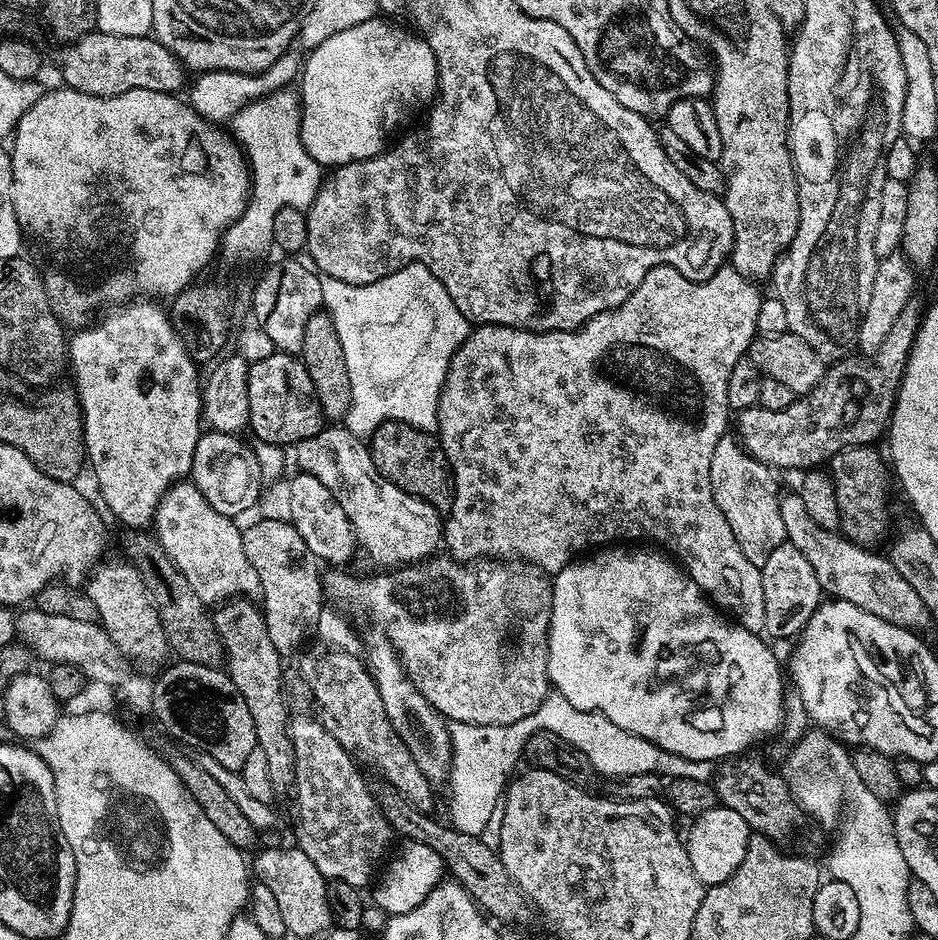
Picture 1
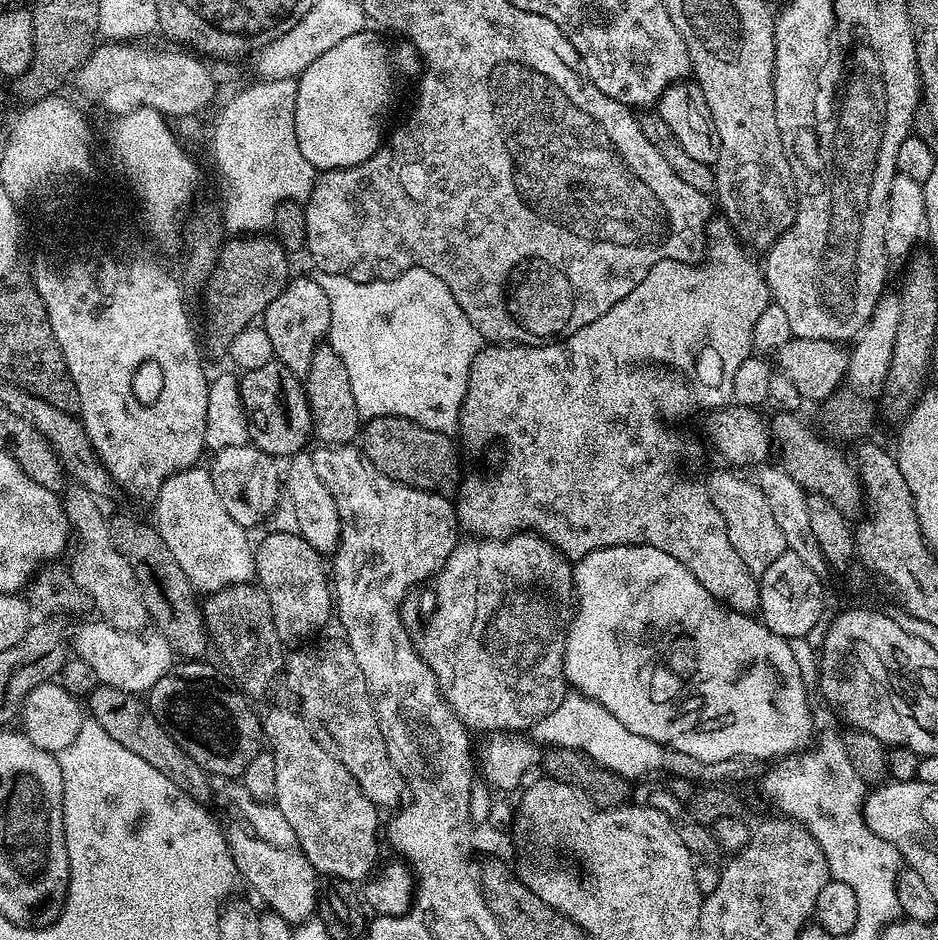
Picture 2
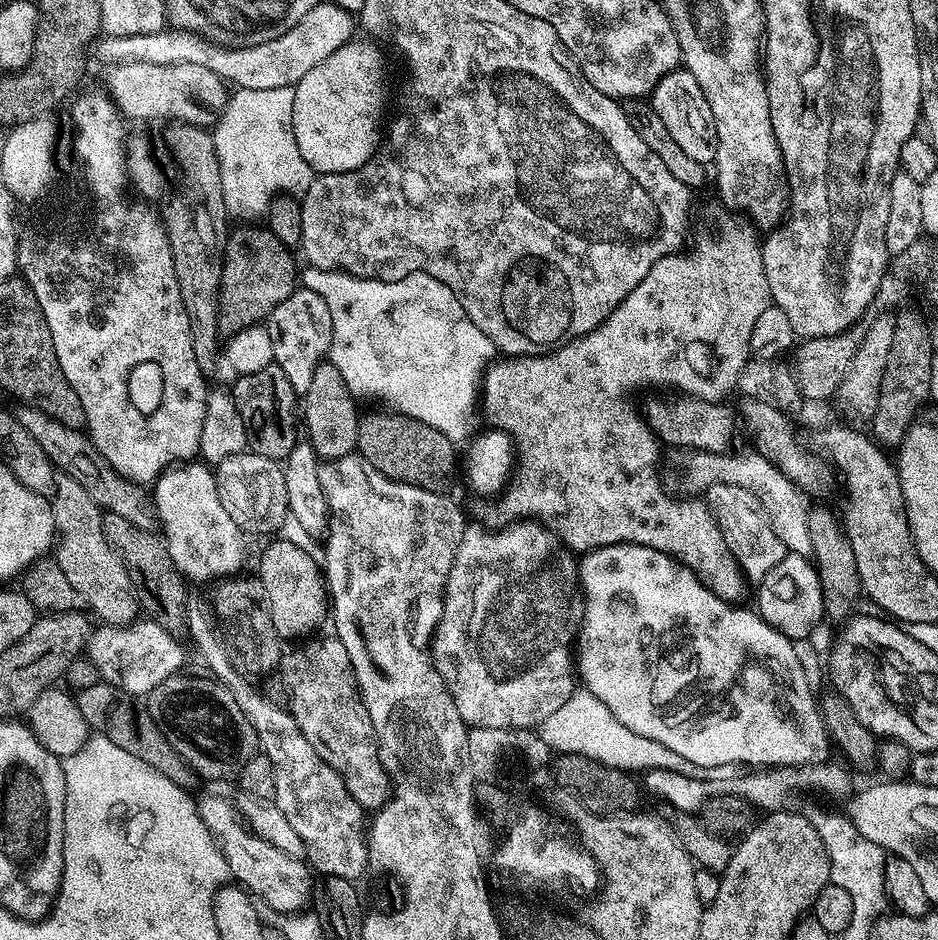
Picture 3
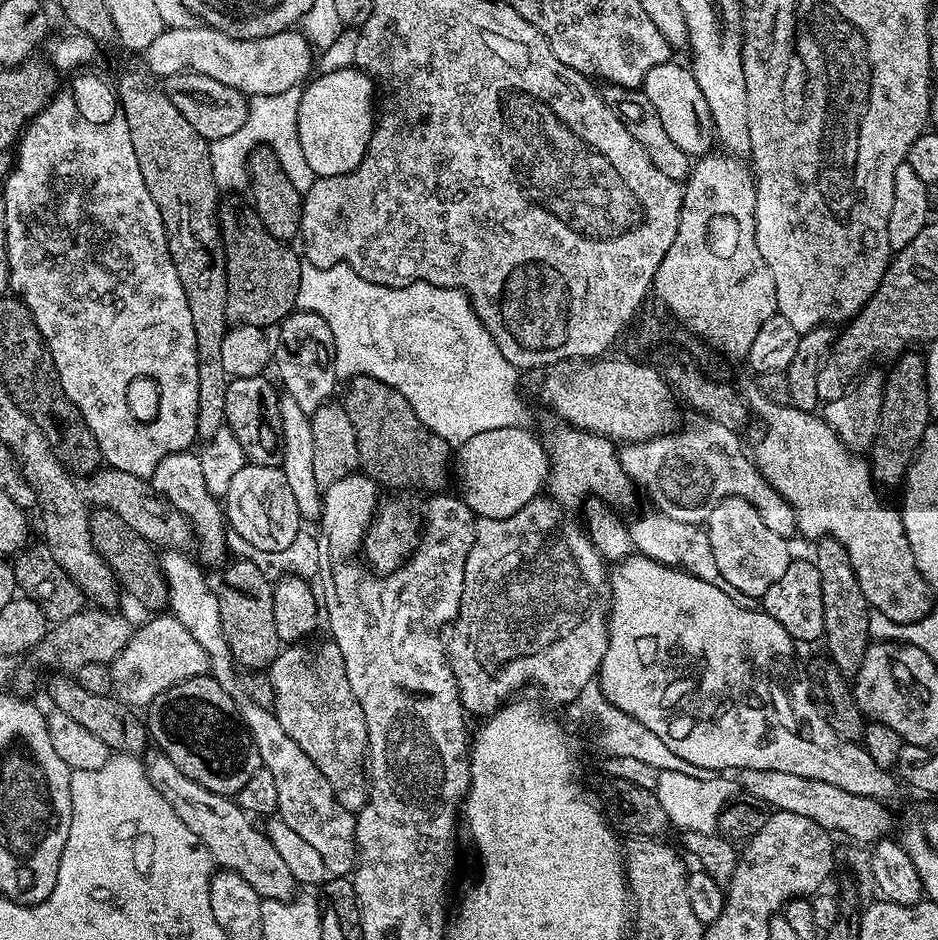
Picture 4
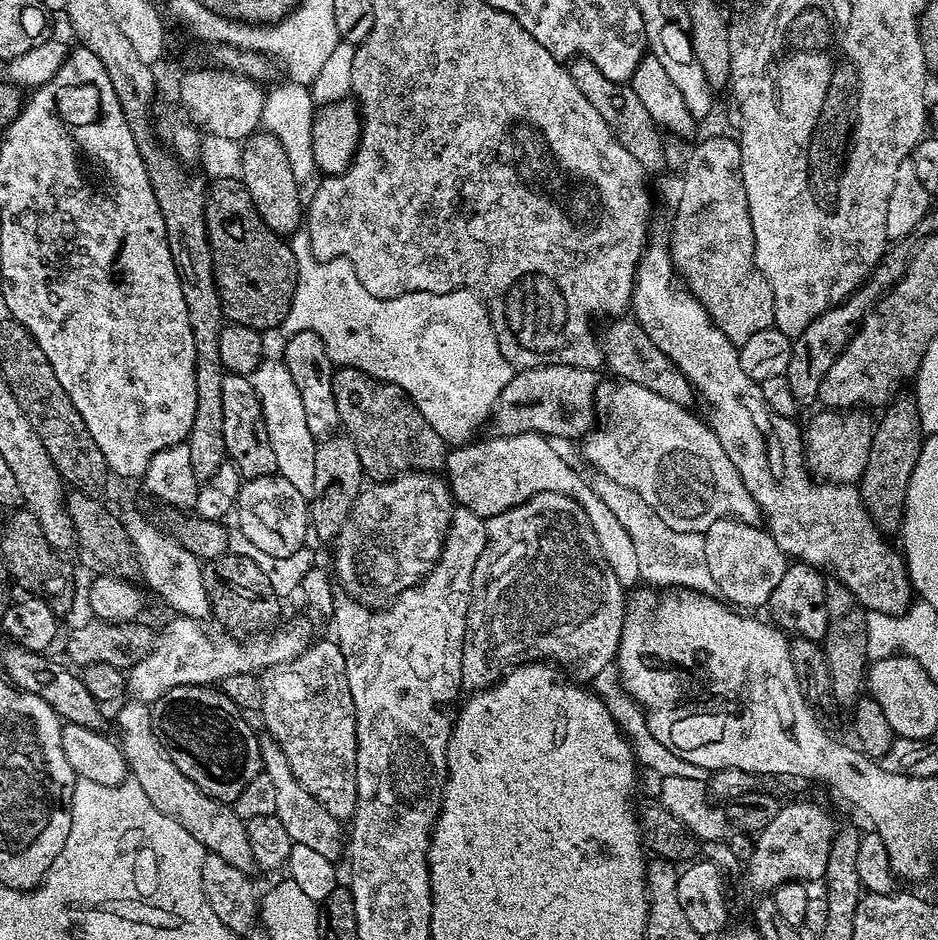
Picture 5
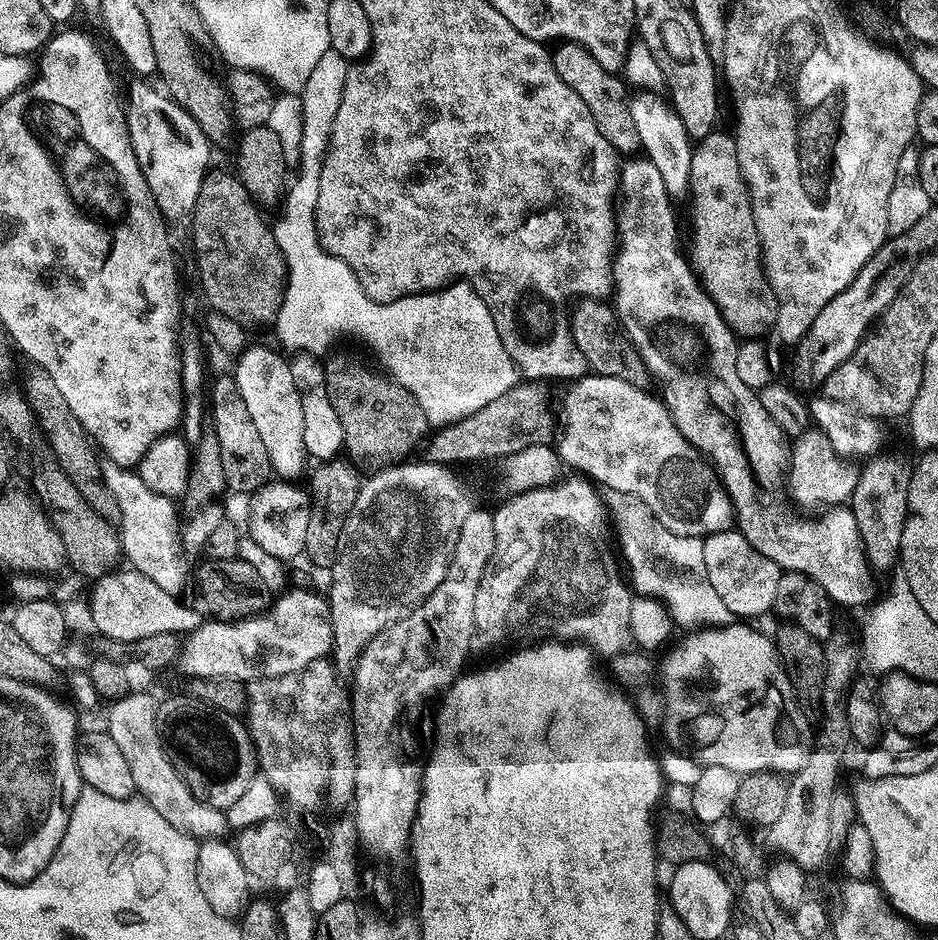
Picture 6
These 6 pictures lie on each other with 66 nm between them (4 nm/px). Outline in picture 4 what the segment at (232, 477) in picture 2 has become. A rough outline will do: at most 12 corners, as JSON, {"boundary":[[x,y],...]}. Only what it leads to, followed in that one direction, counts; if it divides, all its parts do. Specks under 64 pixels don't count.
{"boundary":[[244,464],[222,497],[227,527],[260,554],[302,531],[281,467]]}

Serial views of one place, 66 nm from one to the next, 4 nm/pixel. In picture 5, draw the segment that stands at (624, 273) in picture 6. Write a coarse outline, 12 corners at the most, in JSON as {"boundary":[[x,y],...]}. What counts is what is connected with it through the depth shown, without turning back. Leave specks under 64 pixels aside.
{"boundary":[[667,235],[631,311],[712,403],[706,423],[785,556],[868,612],[913,603],[855,483],[814,482],[766,406],[684,287]]}

